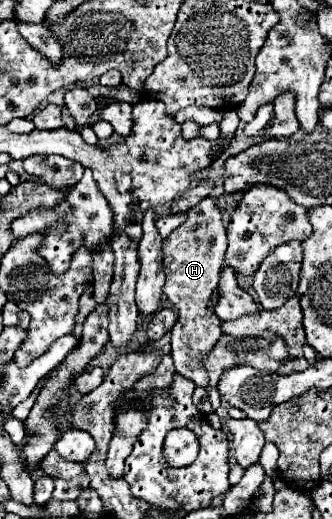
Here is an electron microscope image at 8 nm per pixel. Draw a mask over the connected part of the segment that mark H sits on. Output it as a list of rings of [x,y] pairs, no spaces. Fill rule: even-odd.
[[[202,199],[186,213],[186,221],[162,241],[164,253],[164,295],[178,311],[178,321],[172,329],[172,359],[174,367],[186,379],[192,379],[198,387],[208,385],[208,371],[204,369],[204,359],[212,351],[214,343],[220,339],[220,319],[206,311],[212,289],[220,281],[220,267],[224,265],[226,253],[226,229],[220,221],[220,211],[214,199]],[[200,215],[200,217],[190,217]]]

